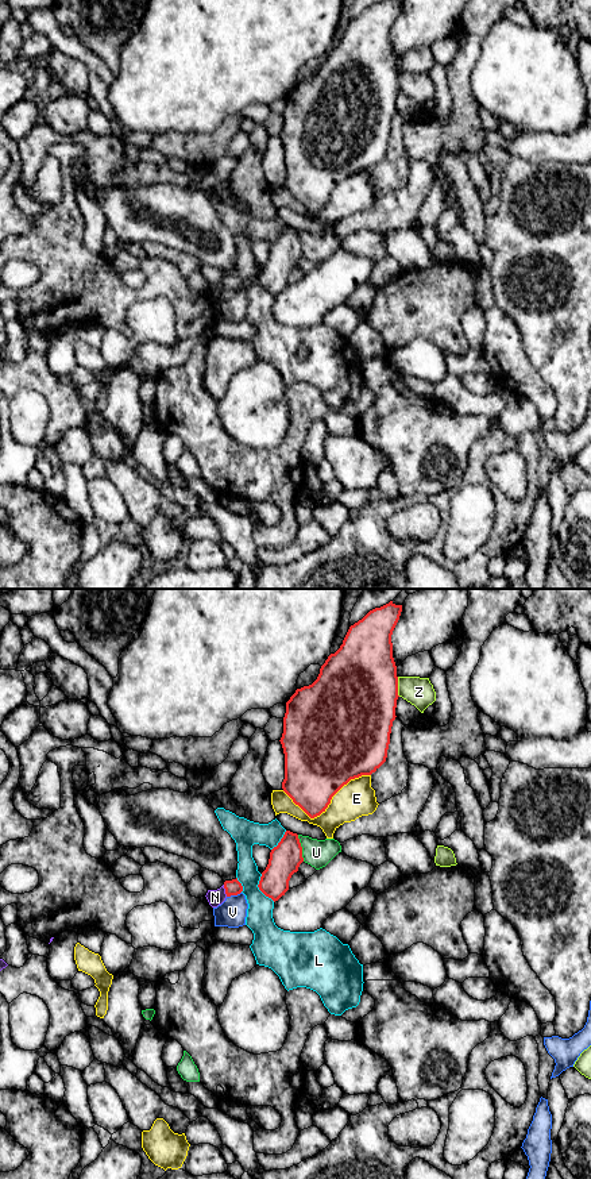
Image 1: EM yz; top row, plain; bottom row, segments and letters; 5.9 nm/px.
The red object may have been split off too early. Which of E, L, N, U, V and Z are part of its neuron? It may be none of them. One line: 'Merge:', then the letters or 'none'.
Merge: N

